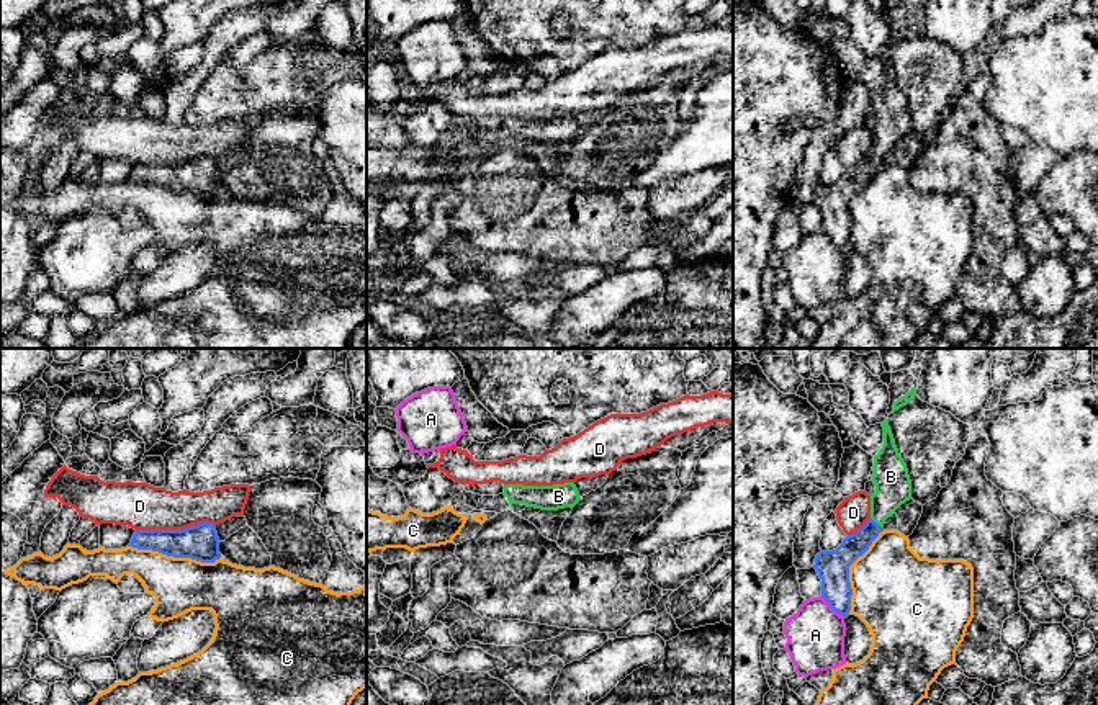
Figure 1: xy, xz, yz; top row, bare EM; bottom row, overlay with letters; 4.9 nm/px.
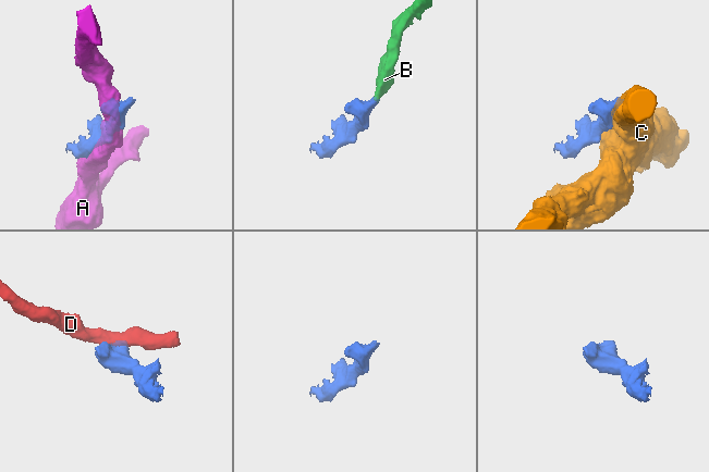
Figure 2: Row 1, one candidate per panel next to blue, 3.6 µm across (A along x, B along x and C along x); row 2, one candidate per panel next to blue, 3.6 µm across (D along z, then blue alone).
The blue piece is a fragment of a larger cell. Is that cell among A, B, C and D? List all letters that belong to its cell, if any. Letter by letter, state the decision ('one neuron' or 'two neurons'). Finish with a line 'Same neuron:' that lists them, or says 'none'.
A: two neurons
B: one neuron
C: two neurons
D: two neurons
Same neuron: B

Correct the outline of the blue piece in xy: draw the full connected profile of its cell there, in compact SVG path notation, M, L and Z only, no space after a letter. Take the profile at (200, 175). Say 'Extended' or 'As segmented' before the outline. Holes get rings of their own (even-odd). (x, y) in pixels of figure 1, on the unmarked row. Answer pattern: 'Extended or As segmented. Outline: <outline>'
As segmented. Outline: M203 155L183 164L136 164L129 180L159 185L173 191L214 196L221 191L219 177L216 160Z

